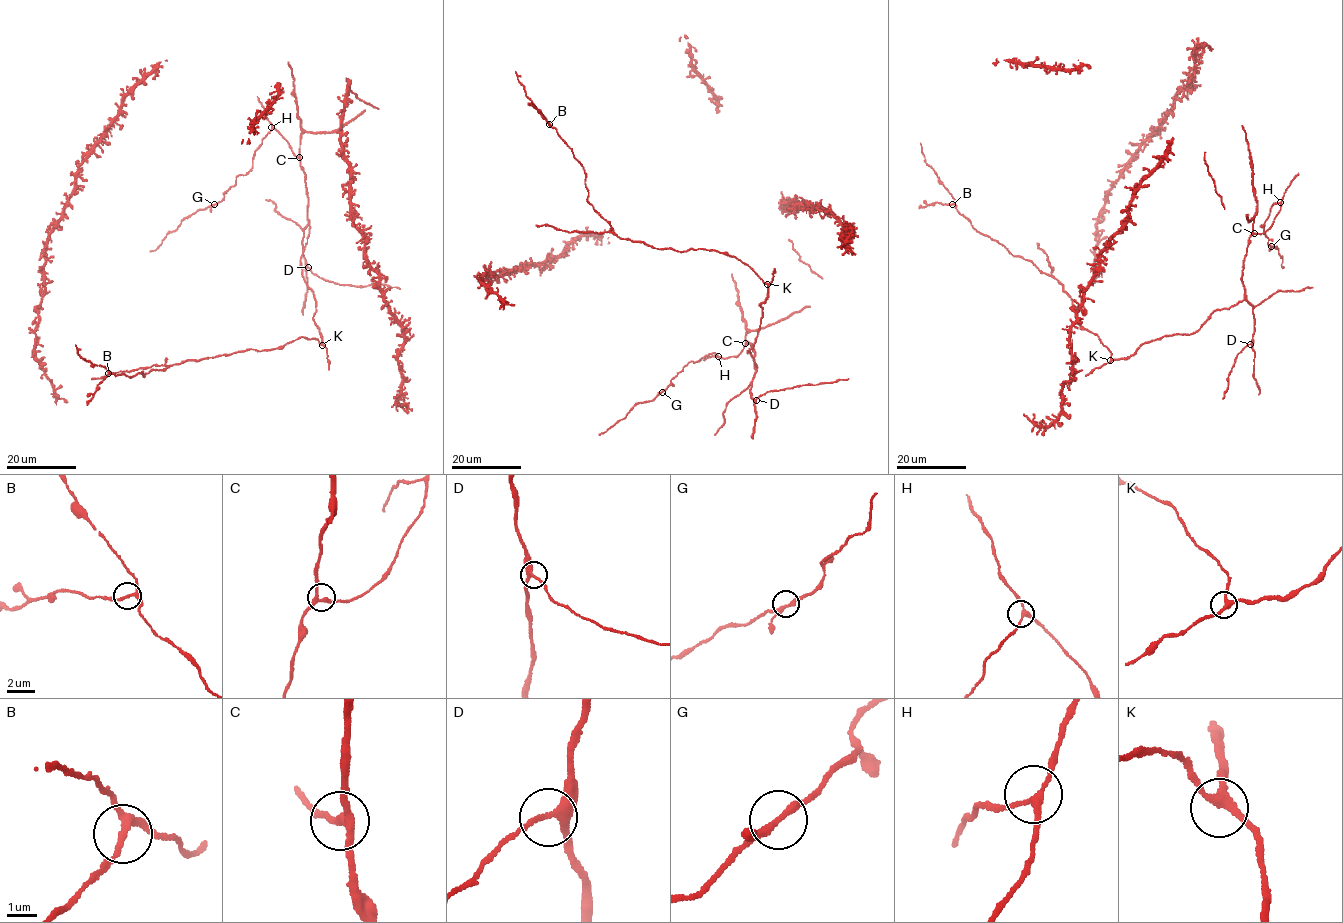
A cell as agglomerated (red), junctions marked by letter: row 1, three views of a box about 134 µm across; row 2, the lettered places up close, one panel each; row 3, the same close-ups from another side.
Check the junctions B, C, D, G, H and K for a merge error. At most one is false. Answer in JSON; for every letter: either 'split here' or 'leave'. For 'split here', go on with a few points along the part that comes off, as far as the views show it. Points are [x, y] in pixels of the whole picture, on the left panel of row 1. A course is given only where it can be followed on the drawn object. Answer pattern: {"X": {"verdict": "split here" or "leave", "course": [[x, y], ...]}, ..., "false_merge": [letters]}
{"B": {"verdict": "leave"}, "C": {"verdict": "leave"}, "D": {"verdict": "leave"}, "G": {"verdict": "leave"}, "H": {"verdict": "leave"}, "K": {"verdict": "leave"}, "false_merge": []}

